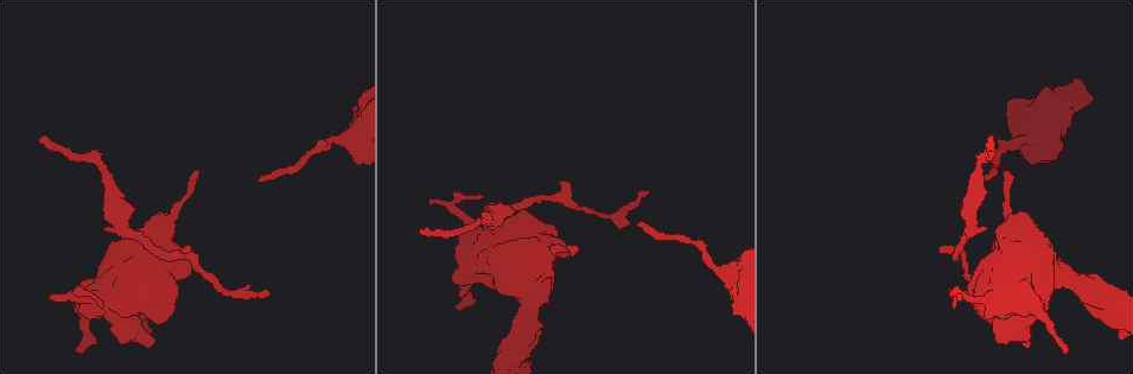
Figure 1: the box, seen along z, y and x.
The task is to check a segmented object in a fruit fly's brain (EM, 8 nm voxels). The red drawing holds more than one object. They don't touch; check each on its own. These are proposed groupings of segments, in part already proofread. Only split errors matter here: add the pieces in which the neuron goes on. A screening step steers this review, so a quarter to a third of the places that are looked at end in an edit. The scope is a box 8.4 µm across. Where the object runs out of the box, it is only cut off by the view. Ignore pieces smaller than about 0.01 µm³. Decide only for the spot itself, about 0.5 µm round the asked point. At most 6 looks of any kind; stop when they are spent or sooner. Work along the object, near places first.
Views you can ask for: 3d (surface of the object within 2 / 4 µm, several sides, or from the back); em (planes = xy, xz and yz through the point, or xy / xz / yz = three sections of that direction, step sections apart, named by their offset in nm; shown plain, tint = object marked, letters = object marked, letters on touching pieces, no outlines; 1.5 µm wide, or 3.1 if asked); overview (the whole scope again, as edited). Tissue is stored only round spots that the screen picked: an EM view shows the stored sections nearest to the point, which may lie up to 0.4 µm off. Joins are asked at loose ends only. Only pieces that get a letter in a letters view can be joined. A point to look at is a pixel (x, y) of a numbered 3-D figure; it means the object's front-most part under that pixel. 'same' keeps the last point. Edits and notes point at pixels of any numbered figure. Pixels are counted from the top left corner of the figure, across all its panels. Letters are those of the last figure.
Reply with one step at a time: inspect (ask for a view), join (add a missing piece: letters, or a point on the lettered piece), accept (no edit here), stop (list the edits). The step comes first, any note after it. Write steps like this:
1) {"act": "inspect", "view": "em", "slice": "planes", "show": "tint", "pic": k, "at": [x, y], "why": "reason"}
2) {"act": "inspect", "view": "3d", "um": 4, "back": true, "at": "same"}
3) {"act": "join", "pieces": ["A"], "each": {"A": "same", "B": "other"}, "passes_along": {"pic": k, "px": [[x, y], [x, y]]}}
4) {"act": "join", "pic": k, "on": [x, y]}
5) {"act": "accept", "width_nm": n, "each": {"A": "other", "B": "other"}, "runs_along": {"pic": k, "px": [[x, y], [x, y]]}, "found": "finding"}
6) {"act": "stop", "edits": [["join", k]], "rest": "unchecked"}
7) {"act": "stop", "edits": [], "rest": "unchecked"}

{"act": "inspect", "view": "3d", "um": 2, "back": true, "pic": 1, "at": [40, 138], "why": "thin end"}

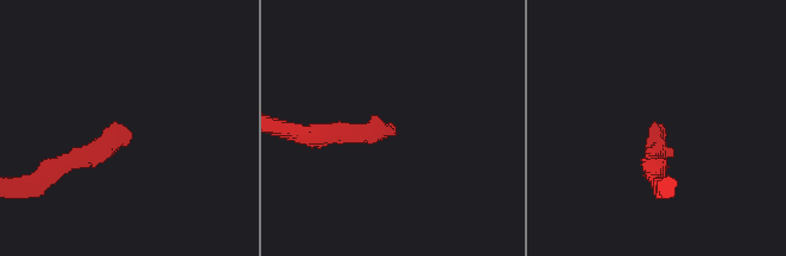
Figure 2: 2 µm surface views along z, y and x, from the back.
{"act": "inspect", "view": "em", "slice": "xz", "step": 8, "show": "tint", "pic": 2, "at": [662, 128], "why": "now the EM"}

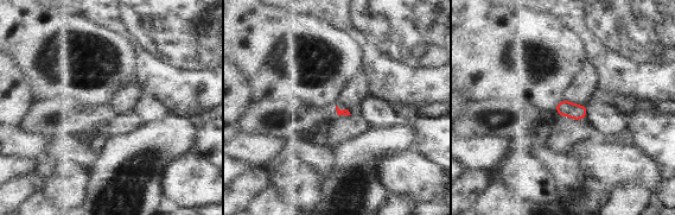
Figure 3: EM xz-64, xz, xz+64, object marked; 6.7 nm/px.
{"act": "inspect", "view": "em", "slice": "planes", "show": "letters", "at": "same", "why": "cut it another way"}

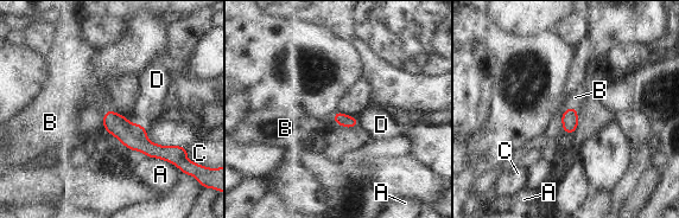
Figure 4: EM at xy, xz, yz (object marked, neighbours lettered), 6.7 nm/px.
{"act": "join", "pieces": ["B"], "width_nm": 80, "each": {"A": "other", "B": "same", "C": "other", "D": "other"}, "passes_along": {"pic": 4, "px": [[343, 120], [335, 121], [299, 128]]}, "found": "the neuron continues"}

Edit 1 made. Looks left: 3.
{"act": "inspect", "view": "overview", "why": "redraw"}

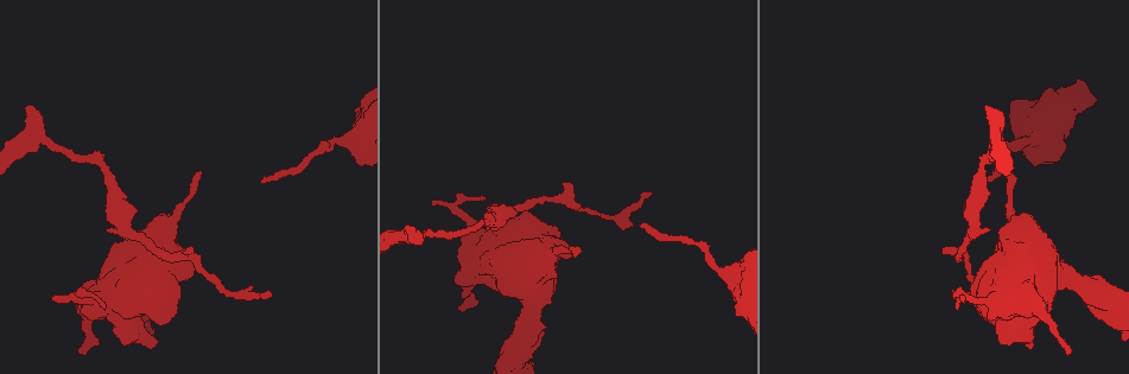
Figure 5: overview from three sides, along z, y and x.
{"act": "inspect", "view": "3d", "um": 2, "pic": 5, "at": [197, 172], "why": "thin end"}

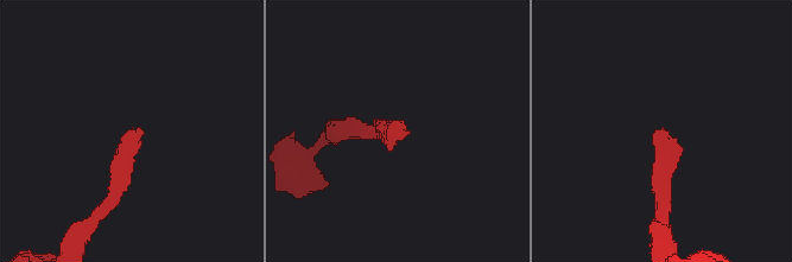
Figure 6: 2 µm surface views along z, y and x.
{"act": "inspect", "view": "em", "slice": "planes", "show": "letters", "pic": 6, "at": [135, 129]}

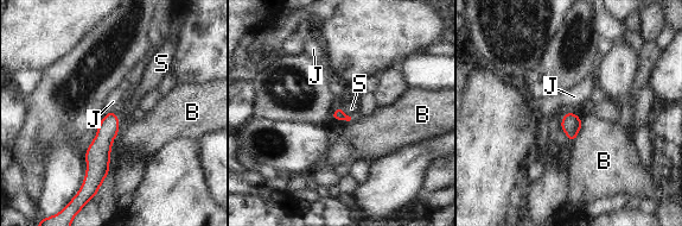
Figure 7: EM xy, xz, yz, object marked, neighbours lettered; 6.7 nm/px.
{"act": "join", "pieces": ["S"], "each": {"B": "other", "J": "other", "S": "same"}, "passes_along": {"pic": 7, "px": [[99, 154], [119, 123], [139, 92]]}, "found": "the neuron continues"}

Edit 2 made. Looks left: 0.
{"act": "stop", "edits": [["join", 4], ["join", 7]], "rest": "unchecked"}

